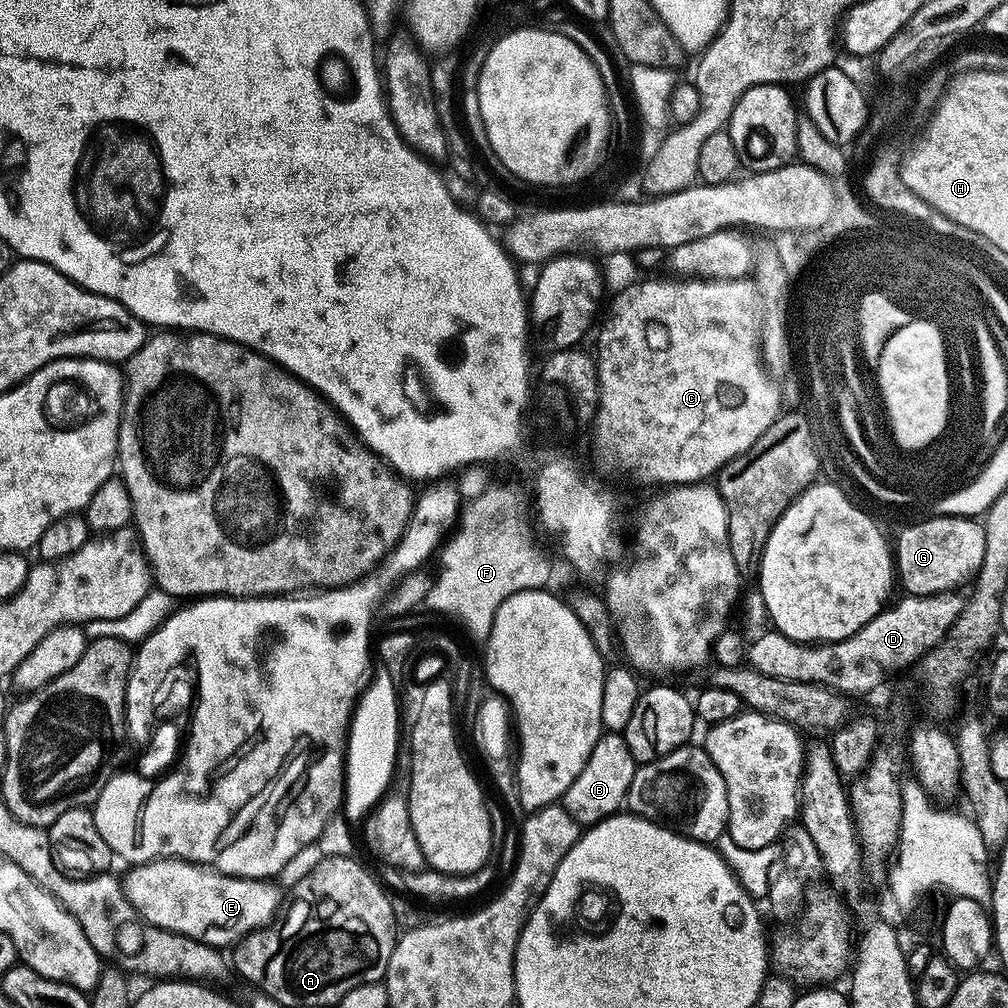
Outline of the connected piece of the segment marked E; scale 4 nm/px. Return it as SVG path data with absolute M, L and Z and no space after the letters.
M171 858L147 860L145 864L134 864L127 870L129 872L122 876L124 897L130 902L130 906L134 906L145 924L153 924L162 930L206 942L221 950L235 945L246 933L264 928L277 919L282 908L282 896L280 900L279 890L271 885L273 883L269 879L248 880L245 876L227 876L225 872L217 872L214 868Z

